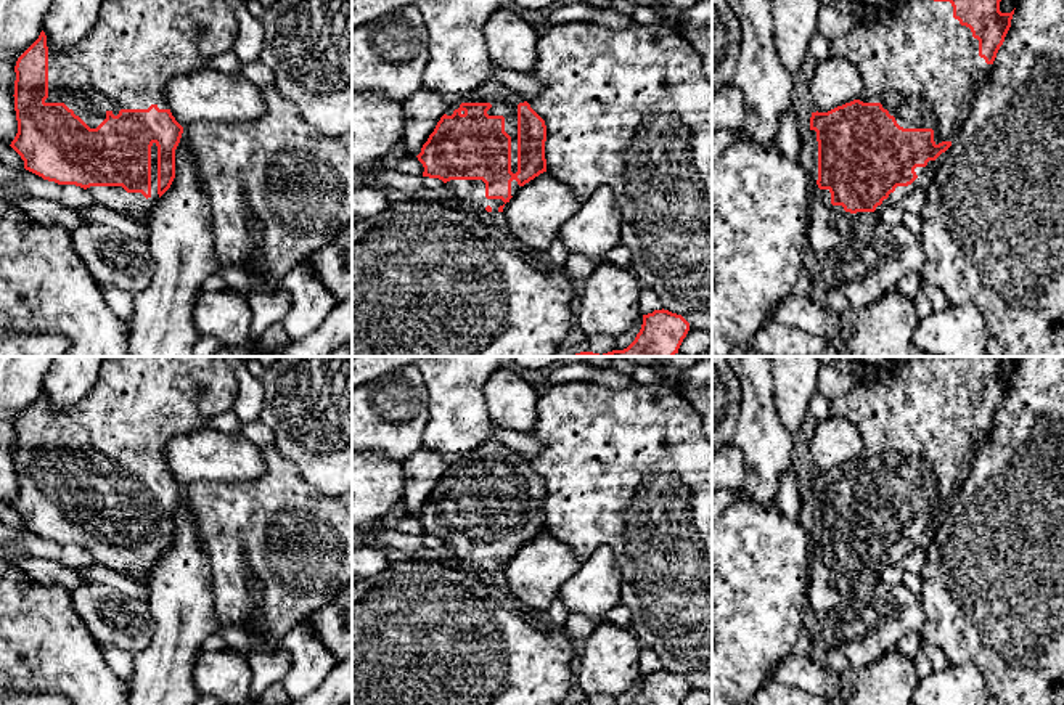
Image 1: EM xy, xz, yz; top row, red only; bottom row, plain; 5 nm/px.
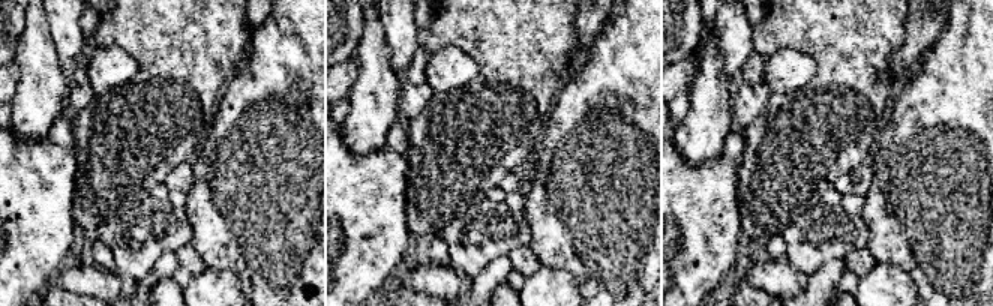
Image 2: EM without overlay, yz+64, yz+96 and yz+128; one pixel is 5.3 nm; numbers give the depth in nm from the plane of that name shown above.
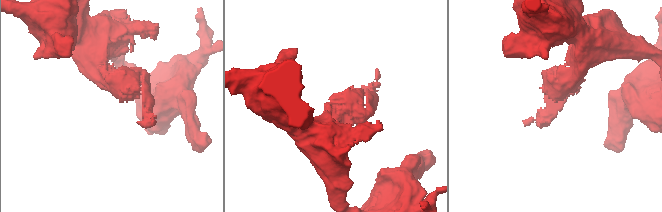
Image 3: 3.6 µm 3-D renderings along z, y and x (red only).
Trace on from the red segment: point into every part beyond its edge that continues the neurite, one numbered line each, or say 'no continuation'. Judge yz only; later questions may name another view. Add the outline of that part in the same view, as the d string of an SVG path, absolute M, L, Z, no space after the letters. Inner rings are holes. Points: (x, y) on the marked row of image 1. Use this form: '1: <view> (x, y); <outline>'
1: yz (860, 256); M815 130L808 133L802 162L810 177L807 247L820 257L821 286L812 292L841 291L852 308L861 310L897 287L905 275L921 273L924 259L918 236L902 223L882 223L881 214L913 189L924 189L934 175L934 161L916 167L918 178L908 186L897 186L874 212L857 214L833 206L829 189L818 188Z

